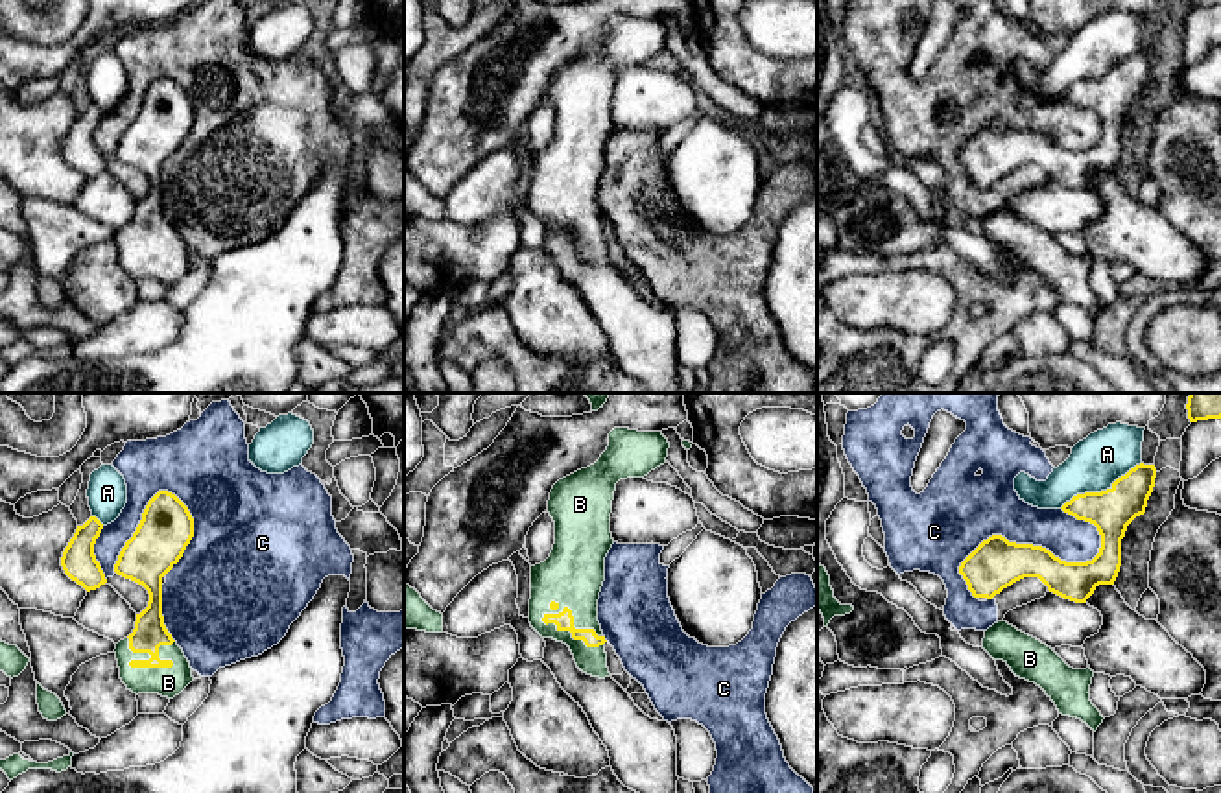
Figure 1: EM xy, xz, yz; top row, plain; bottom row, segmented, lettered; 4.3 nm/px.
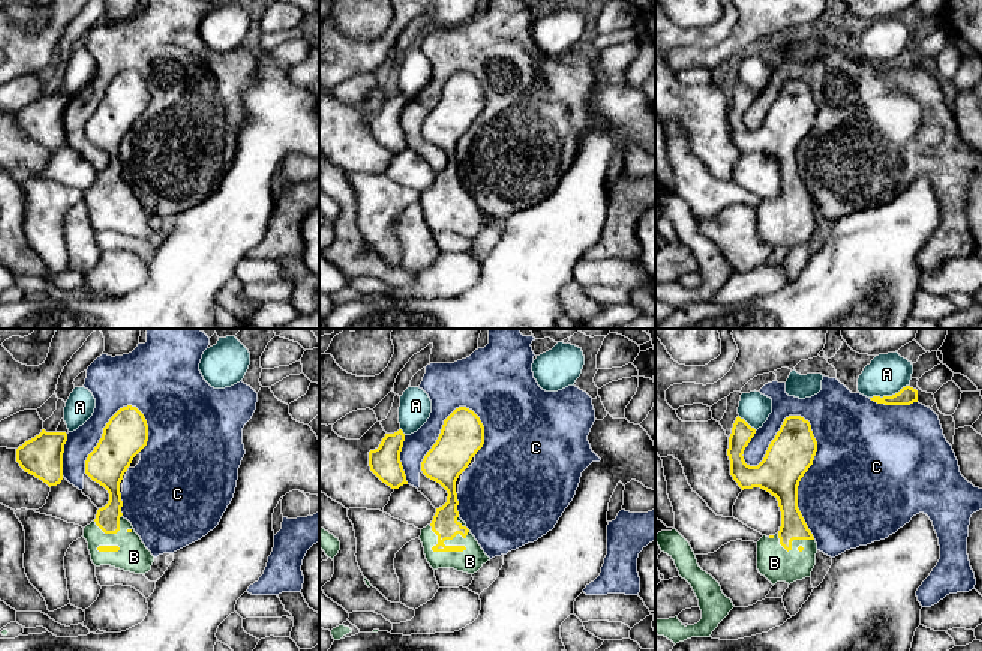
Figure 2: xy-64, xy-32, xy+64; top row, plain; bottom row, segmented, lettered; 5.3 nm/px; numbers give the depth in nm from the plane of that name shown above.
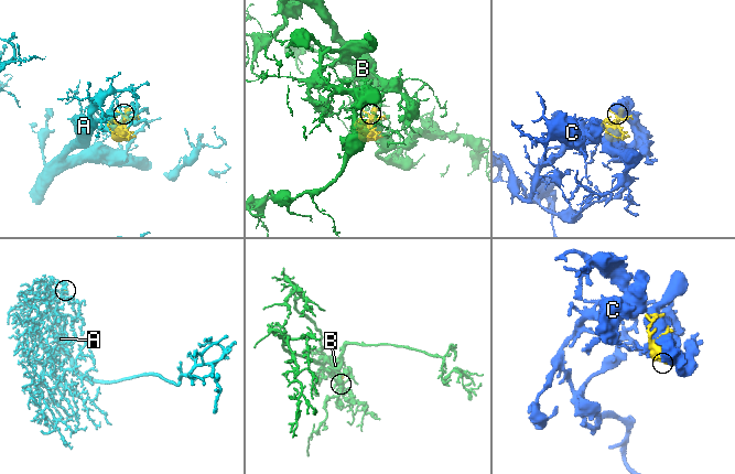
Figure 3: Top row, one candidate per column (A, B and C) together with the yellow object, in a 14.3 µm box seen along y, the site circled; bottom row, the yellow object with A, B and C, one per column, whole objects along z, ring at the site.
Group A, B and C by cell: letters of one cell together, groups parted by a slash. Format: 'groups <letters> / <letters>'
groups A / B / C

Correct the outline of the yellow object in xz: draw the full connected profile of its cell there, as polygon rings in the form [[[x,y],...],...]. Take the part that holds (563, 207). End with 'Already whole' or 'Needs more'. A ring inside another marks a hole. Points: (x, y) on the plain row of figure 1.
[[[614,15],[601,44],[559,66],[550,79],[555,131],[544,149],[531,153],[528,205],[542,225],[566,231],[587,262],[610,264],[598,186],[605,144],[614,131],[610,100],[616,70],[644,65],[664,52],[668,35],[662,18]]]. Needs more

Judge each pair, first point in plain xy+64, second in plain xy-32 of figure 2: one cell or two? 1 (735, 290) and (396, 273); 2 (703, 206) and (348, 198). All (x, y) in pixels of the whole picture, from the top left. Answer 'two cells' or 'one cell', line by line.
1: two cells
2: two cells

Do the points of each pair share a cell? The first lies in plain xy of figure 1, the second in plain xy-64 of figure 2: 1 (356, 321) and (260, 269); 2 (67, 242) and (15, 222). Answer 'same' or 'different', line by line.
1: same
2: different

